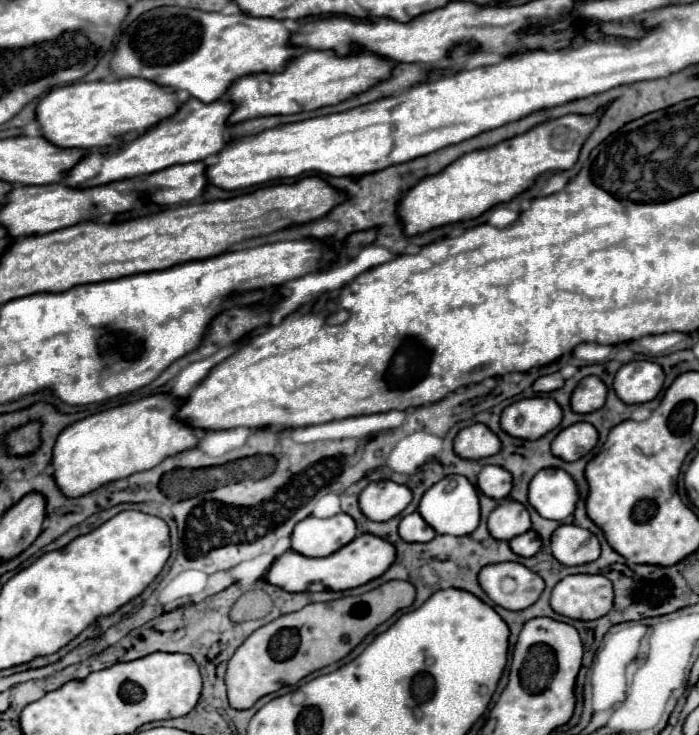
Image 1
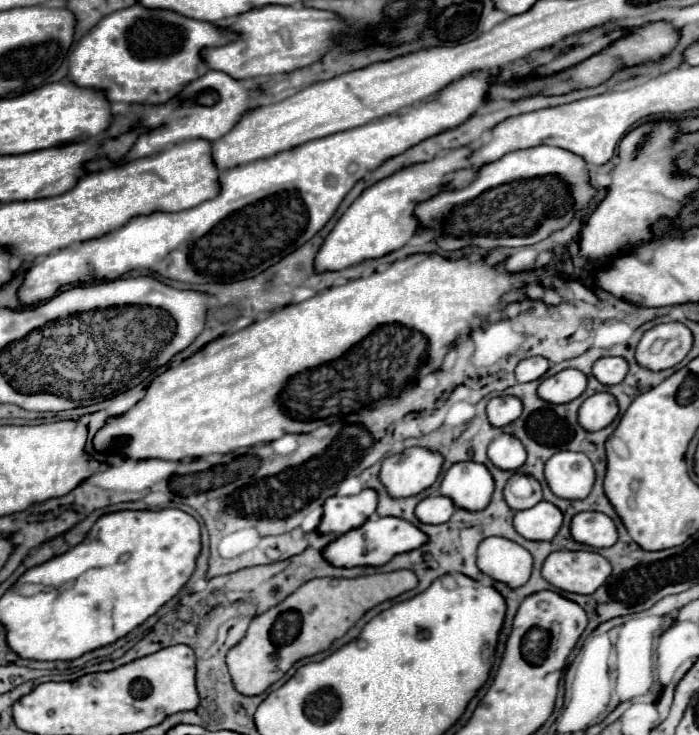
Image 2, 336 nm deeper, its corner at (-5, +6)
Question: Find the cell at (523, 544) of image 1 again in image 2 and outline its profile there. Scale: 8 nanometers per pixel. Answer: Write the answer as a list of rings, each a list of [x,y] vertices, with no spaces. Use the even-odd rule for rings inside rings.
[[[539,501],[535,507],[515,513],[517,533],[529,541],[553,539],[561,527],[561,523],[563,523],[561,511],[547,501]]]

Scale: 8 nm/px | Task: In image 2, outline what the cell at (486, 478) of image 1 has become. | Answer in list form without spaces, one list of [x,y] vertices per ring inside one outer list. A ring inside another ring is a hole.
[[[499,435],[487,449],[487,457],[497,469],[517,471],[525,463],[525,447],[513,435]]]

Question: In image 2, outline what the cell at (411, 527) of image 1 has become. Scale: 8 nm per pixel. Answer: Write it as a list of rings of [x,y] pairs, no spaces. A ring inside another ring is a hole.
[[[435,495],[435,497],[427,497],[423,499],[417,509],[415,515],[421,523],[429,523],[429,525],[441,525],[445,521],[451,519],[451,515],[455,513],[455,505],[451,499],[443,497],[443,495]]]

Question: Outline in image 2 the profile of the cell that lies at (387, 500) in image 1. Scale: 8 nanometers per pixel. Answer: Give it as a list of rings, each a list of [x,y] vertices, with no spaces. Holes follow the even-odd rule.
[[[411,447],[381,463],[379,479],[389,497],[405,499],[431,487],[441,471],[443,457],[429,449]]]

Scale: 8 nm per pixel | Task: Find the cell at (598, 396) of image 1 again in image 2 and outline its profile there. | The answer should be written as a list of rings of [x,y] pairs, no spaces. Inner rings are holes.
[[[605,357],[595,361],[593,377],[603,385],[619,385],[627,375],[627,361],[621,357]]]

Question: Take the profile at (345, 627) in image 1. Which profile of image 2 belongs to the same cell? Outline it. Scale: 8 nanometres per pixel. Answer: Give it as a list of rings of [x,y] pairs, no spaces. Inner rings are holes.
[[[407,569],[355,579],[323,577],[307,581],[283,603],[257,615],[251,621],[247,635],[227,653],[227,667],[235,689],[247,697],[261,695],[275,681],[279,681],[293,667],[293,663],[327,651],[331,643],[341,639],[369,609],[415,587],[417,577]]]

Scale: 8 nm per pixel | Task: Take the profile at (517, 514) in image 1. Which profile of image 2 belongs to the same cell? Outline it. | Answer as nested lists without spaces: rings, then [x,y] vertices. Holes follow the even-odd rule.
[[[513,473],[509,483],[505,485],[505,503],[513,511],[529,509],[541,501],[541,485],[533,477],[525,477],[521,473]]]

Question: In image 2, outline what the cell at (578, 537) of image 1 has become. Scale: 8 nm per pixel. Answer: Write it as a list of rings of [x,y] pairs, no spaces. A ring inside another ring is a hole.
[[[587,511],[587,513],[577,513],[571,519],[571,537],[577,543],[595,549],[611,547],[617,541],[617,529],[615,523],[605,513]]]

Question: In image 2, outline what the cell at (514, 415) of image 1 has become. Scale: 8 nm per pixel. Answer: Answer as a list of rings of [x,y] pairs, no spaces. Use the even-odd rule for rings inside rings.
[[[565,369],[553,377],[547,377],[539,385],[537,395],[549,403],[569,403],[577,399],[585,391],[585,387],[587,387],[587,377],[581,371]]]

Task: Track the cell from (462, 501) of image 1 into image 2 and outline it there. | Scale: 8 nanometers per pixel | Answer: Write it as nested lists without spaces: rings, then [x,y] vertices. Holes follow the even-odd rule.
[[[455,463],[445,473],[439,491],[459,509],[483,511],[493,495],[493,477],[481,463]]]

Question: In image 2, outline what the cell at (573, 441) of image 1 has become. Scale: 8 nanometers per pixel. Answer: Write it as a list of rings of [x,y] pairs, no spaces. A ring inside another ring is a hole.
[[[595,393],[579,407],[579,425],[585,431],[601,431],[617,417],[617,401],[609,393]]]

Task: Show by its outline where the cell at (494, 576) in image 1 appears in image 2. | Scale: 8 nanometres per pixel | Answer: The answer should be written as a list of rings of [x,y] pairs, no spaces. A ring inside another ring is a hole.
[[[487,537],[479,543],[477,567],[493,581],[501,581],[511,589],[517,589],[531,577],[533,555],[509,539]]]

